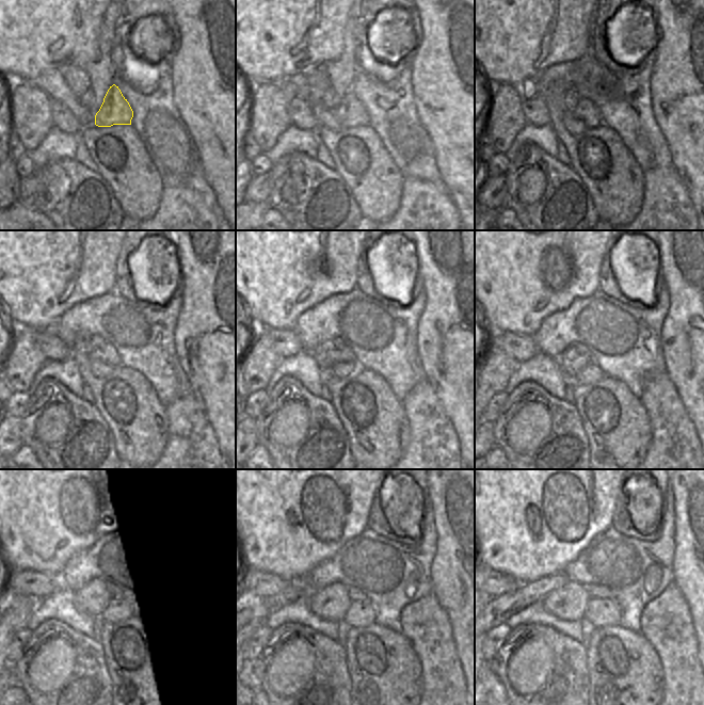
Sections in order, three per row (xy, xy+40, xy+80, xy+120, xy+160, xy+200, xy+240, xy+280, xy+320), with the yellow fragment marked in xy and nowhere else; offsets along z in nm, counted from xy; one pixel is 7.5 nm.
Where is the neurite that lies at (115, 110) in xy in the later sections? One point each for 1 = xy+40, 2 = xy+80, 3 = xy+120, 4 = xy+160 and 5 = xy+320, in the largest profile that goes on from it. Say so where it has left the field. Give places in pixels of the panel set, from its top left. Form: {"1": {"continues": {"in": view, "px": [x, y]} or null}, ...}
{"1": {"continues": {"in": "xy+40", "px": [351, 112]}}, "2": {"continues": {"in": "xy+80", "px": [587, 112]}}, "3": {"continues": {"in": "xy+120", "px": [107, 353]}}, "4": {"continues": {"in": "xy+160", "px": [337, 354]}}, "5": {"continues": {"in": "xy+320", "px": [569, 603]}}}

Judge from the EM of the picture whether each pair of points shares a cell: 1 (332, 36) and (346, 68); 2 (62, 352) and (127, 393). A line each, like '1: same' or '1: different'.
1: different
2: different

